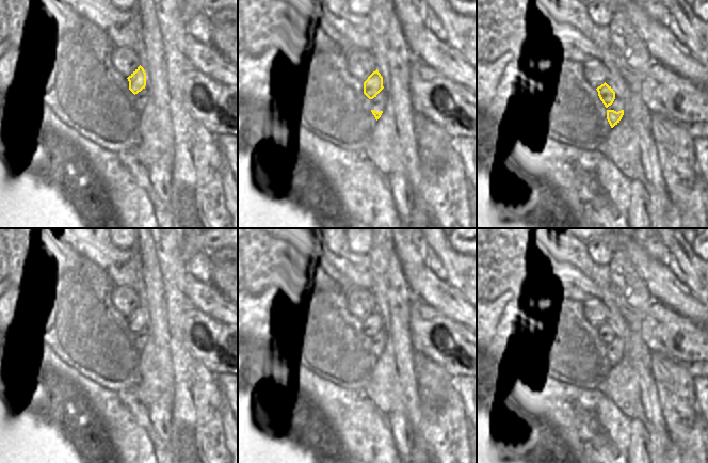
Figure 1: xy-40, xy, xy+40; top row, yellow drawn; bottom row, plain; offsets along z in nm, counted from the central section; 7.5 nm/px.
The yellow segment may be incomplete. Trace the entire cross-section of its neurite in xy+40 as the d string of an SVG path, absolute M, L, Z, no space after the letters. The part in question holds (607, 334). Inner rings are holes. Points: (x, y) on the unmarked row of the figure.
M606 321L598 325L597 328L598 335L606 347L611 345L615 338L615 331L611 325L609 325Z

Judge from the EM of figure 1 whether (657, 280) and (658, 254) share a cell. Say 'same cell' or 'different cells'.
different cells

